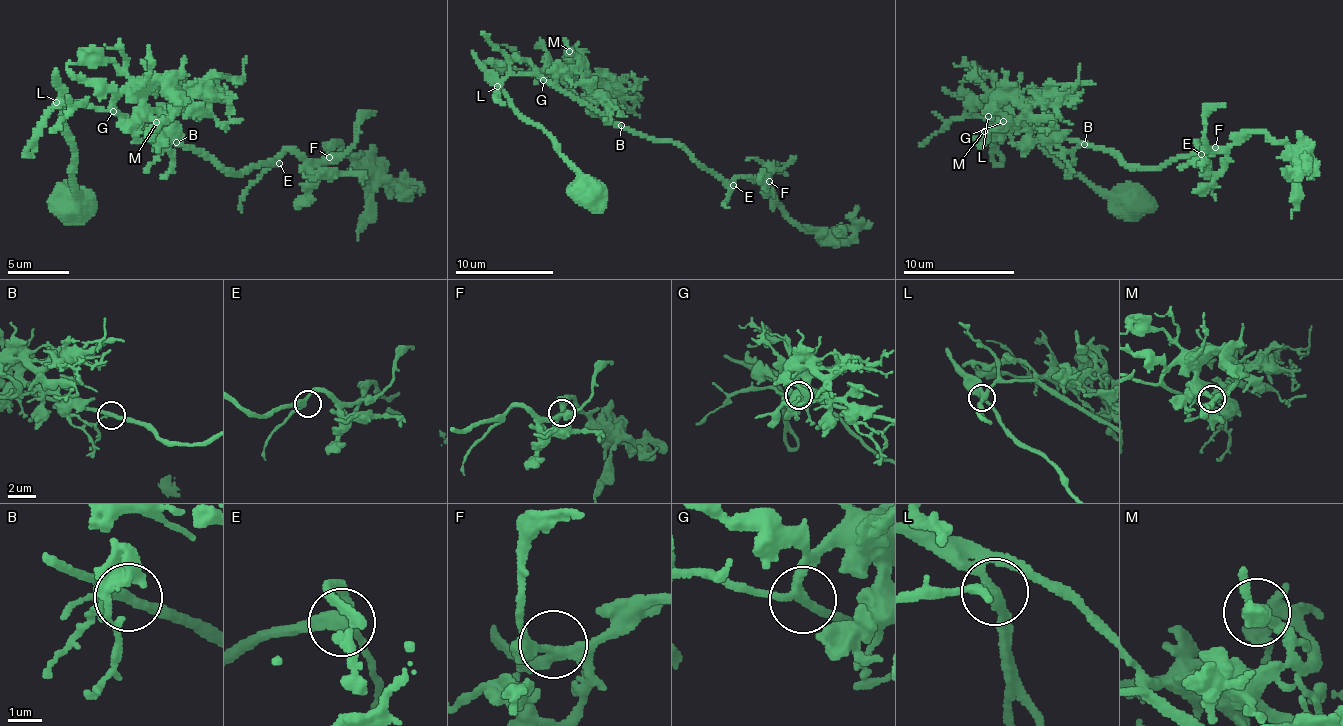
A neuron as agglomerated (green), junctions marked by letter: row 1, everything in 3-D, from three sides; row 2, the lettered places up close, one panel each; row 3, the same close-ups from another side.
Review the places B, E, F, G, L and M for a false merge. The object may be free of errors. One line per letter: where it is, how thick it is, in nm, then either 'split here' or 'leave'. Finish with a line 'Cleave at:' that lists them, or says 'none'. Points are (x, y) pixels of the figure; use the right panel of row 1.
B: place (1084, 144); calibre 240 nm; leave
E: place (1201, 154); calibre 340 nm; leave
F: place (1215, 147); calibre 280 nm; leave
G: place (1003, 121); calibre 240 nm; leave
L: place (988, 116); calibre 280 nm; leave
M: place (984, 131); calibre 300 nm; leave
Cleave at: none

